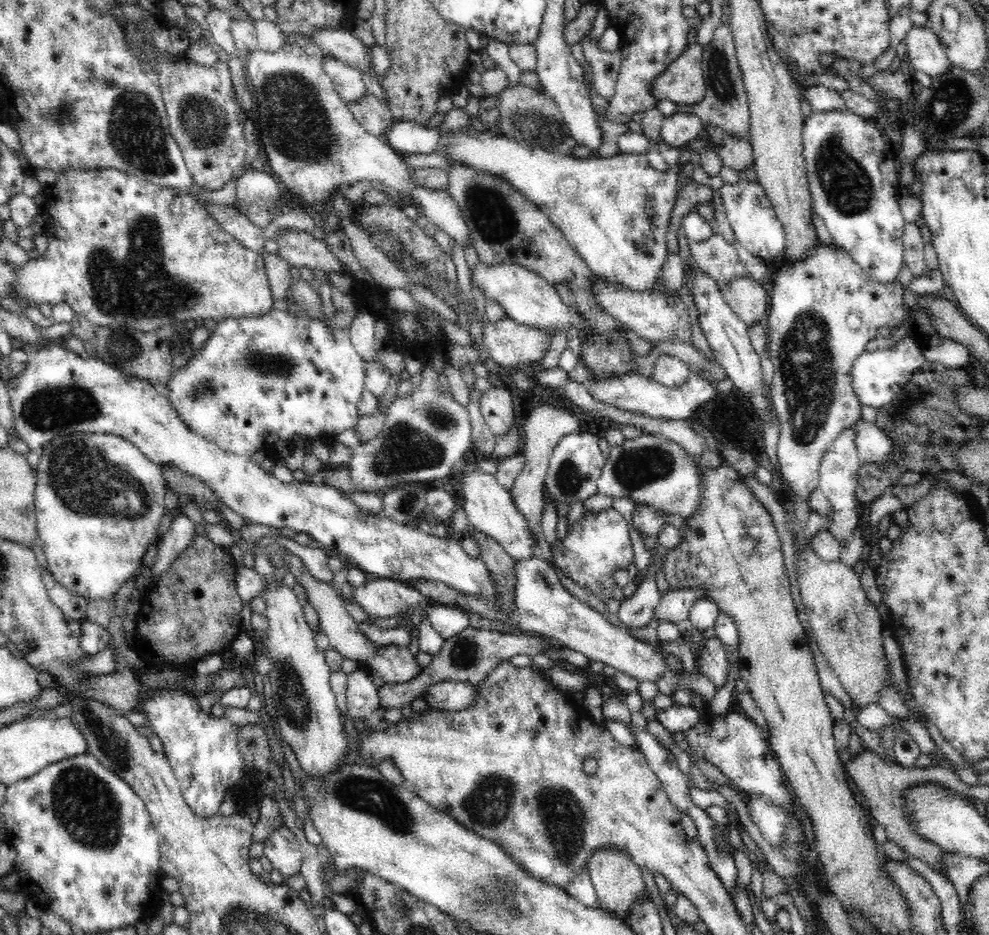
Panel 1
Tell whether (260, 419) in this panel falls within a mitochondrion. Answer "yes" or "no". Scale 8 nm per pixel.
no

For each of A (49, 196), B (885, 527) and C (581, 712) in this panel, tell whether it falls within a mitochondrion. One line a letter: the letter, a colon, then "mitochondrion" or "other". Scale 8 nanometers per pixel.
A: other
B: other
C: other

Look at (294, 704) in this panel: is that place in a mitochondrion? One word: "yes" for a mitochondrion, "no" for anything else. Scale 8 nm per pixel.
yes

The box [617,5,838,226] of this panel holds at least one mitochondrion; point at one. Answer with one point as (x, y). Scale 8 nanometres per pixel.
(722, 86)

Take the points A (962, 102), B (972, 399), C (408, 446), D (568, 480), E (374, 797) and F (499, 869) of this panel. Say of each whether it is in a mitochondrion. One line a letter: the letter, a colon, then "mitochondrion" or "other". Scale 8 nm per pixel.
A: mitochondrion
B: other
C: mitochondrion
D: mitochondrion
E: mitochondrion
F: other

